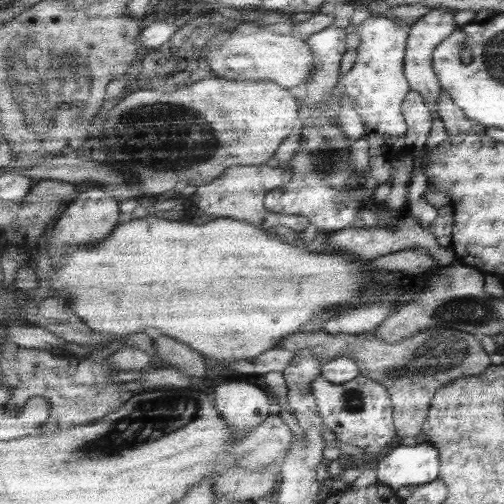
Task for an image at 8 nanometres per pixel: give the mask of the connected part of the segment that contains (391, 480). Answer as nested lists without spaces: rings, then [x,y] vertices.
[[[429,444],[399,446],[379,460],[377,482],[391,486],[395,492],[403,486],[427,486],[439,478],[439,452]]]

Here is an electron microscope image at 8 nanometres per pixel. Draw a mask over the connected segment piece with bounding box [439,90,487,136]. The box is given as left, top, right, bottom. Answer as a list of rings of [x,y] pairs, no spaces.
[[[443,90],[439,98],[439,118],[443,120],[447,134],[449,136],[459,136],[459,134],[487,134],[487,126],[471,120],[461,106],[455,104],[453,96]]]

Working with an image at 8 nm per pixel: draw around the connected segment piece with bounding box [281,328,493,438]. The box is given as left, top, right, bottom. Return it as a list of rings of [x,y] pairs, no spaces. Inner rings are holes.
[[[431,328],[427,332],[421,332],[413,338],[407,338],[395,344],[383,342],[373,332],[355,334],[355,336],[327,334],[327,332],[311,332],[311,334],[301,332],[301,334],[293,334],[291,338],[285,338],[281,346],[291,352],[299,352],[305,348],[325,348],[329,360],[337,358],[343,352],[355,350],[355,356],[357,356],[355,360],[359,364],[361,376],[381,382],[391,392],[393,406],[395,406],[395,426],[401,438],[415,438],[423,434],[427,412],[433,406],[431,398],[435,398],[441,386],[455,382],[455,378],[483,374],[489,370],[489,366],[493,366],[491,356],[483,350],[477,336],[465,334],[455,328]]]

